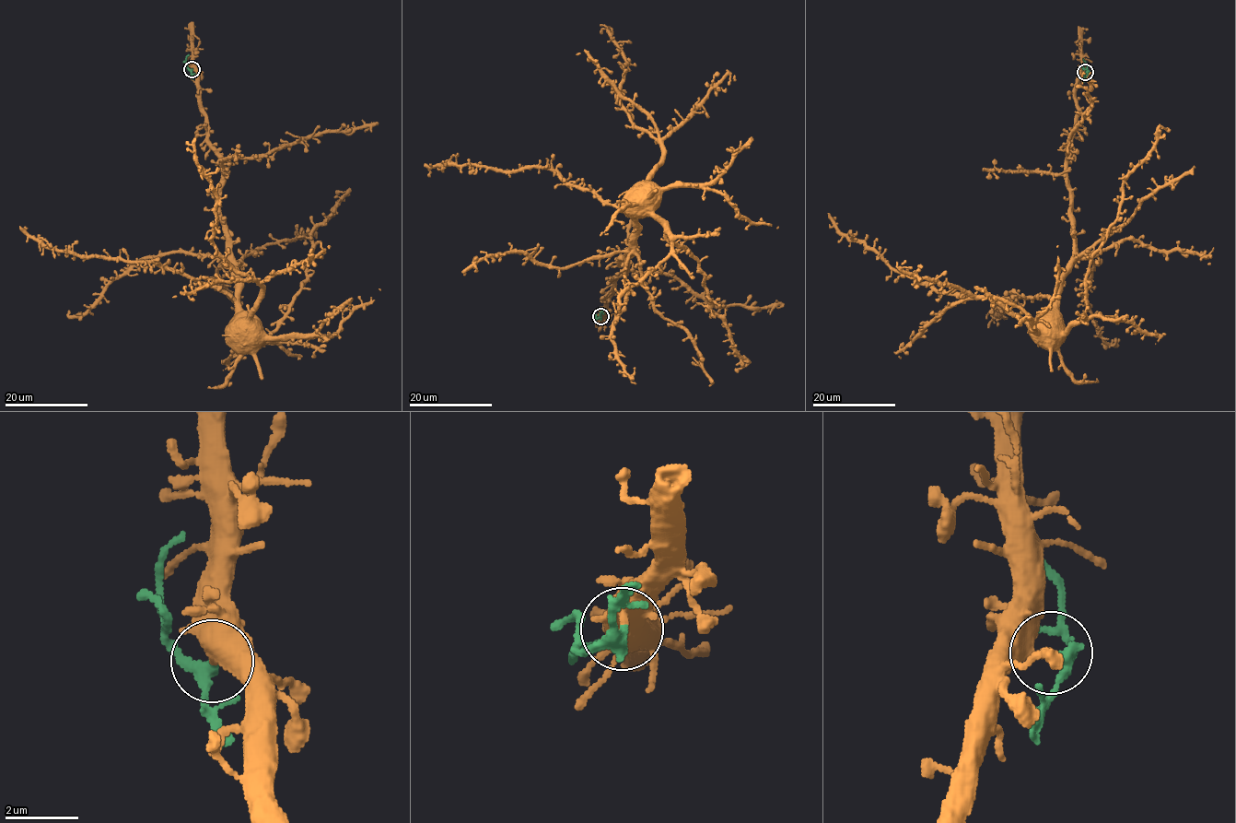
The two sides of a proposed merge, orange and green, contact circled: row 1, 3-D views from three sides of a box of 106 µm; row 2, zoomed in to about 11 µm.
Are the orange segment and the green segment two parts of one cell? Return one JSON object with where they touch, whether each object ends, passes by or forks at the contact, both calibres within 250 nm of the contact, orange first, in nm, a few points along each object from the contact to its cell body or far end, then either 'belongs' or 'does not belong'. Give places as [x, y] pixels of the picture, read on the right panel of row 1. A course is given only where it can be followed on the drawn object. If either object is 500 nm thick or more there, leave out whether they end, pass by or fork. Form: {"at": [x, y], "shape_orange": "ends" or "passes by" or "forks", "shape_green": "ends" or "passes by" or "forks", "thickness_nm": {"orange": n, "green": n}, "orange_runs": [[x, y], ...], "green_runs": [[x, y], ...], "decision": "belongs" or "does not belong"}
{"at": [1085, 72], "shape_orange": "ends", "shape_green": "passes by", "thickness_nm": {"orange": 360, "green": 320}, "orange_runs": [[1085, 72], [1078, 76], [1077, 85], [1078, 116], [1066, 167], [1073, 264], [1061, 283], [1058, 307], [1041, 321]], "green_runs": [[1085, 72], [1083, 59]], "decision": "does not belong"}

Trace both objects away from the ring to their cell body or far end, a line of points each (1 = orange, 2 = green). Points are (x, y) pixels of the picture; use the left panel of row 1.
1: (192, 69), (196, 72), (209, 145), (220, 159), (219, 215), (236, 280), (236, 316), (242, 320)
2: (192, 69), (186, 63), (189, 54)

